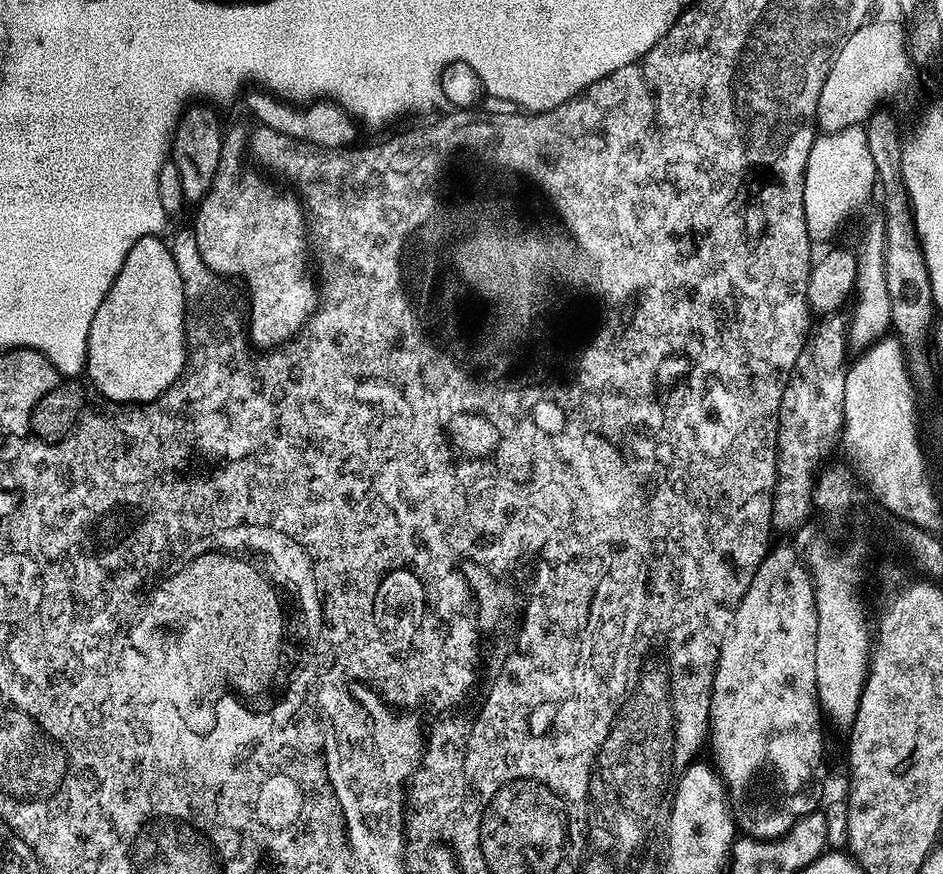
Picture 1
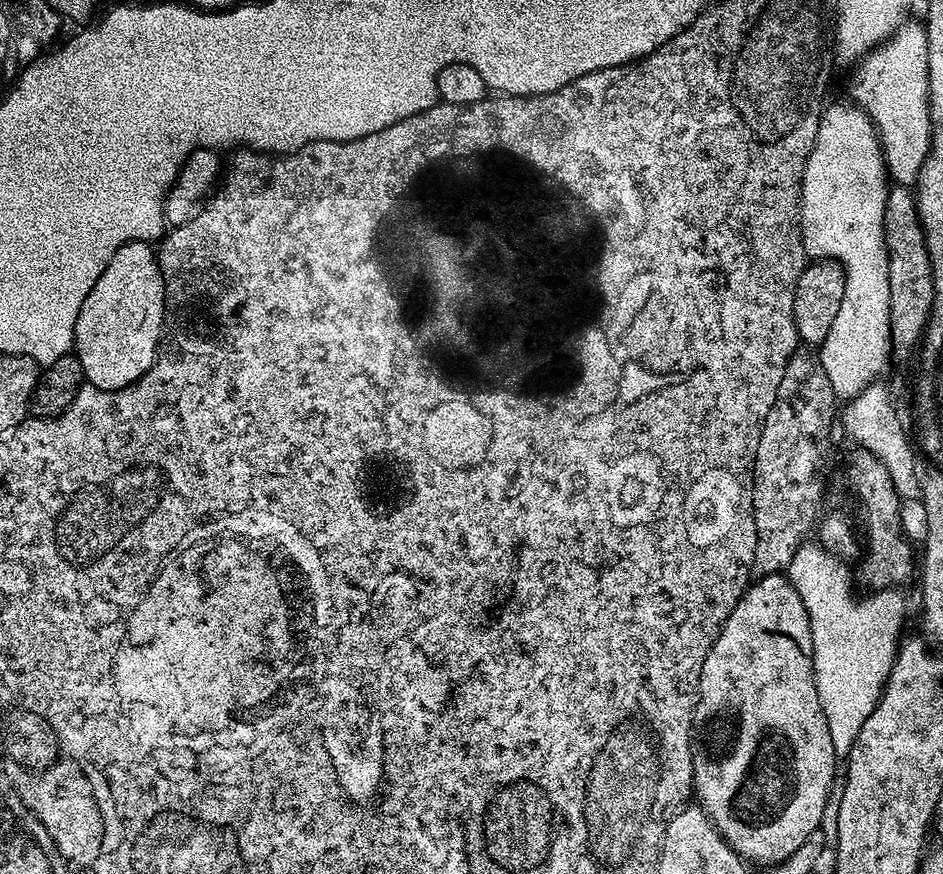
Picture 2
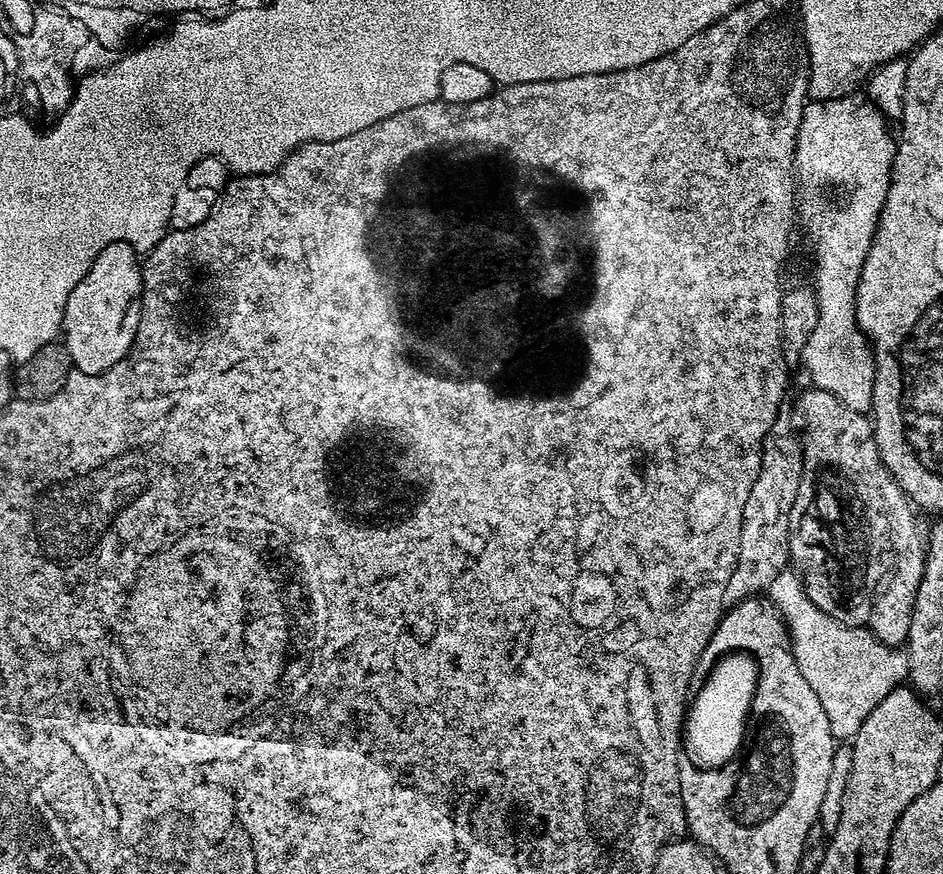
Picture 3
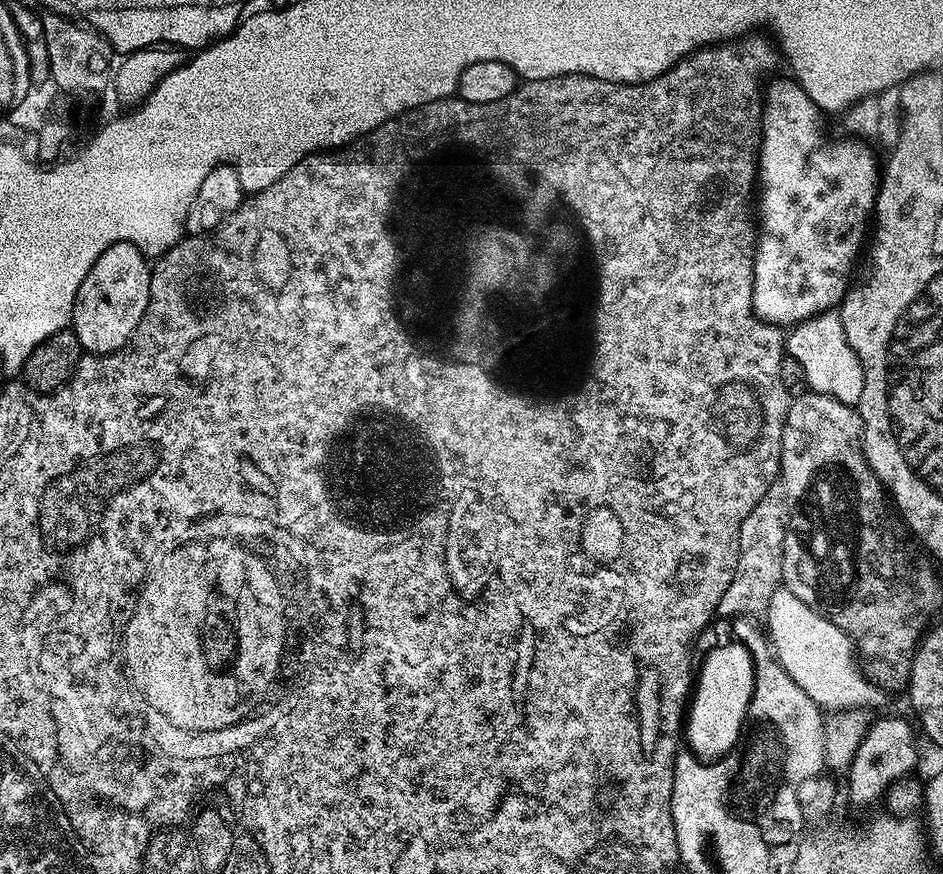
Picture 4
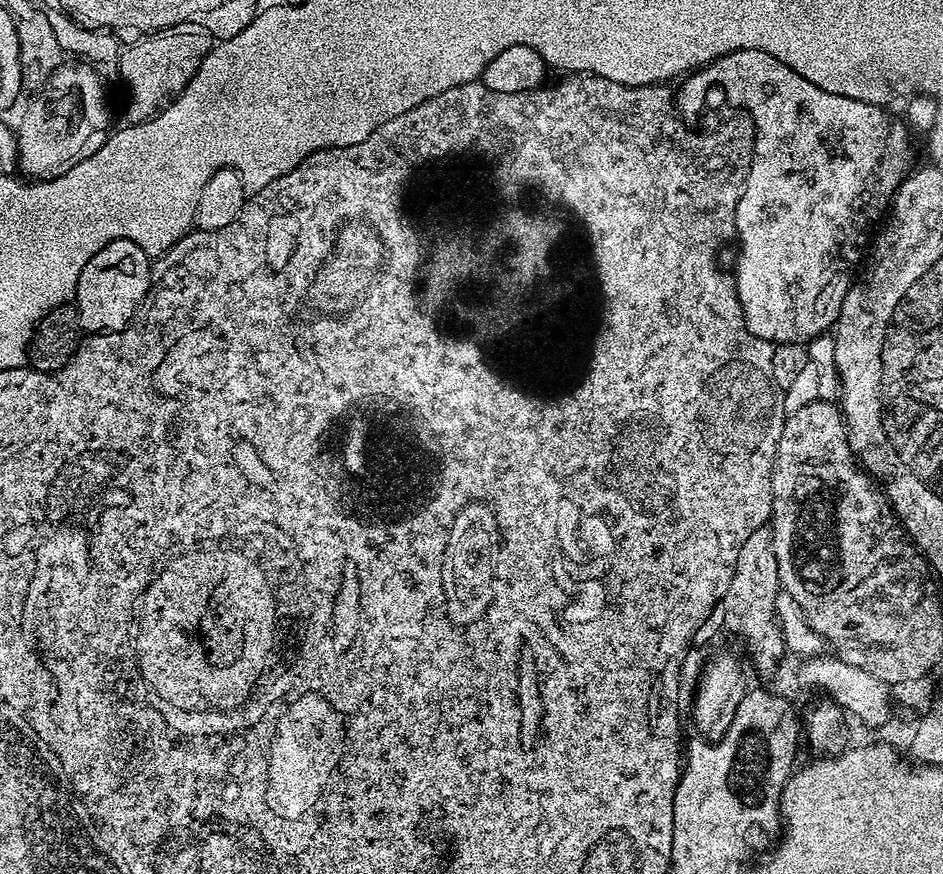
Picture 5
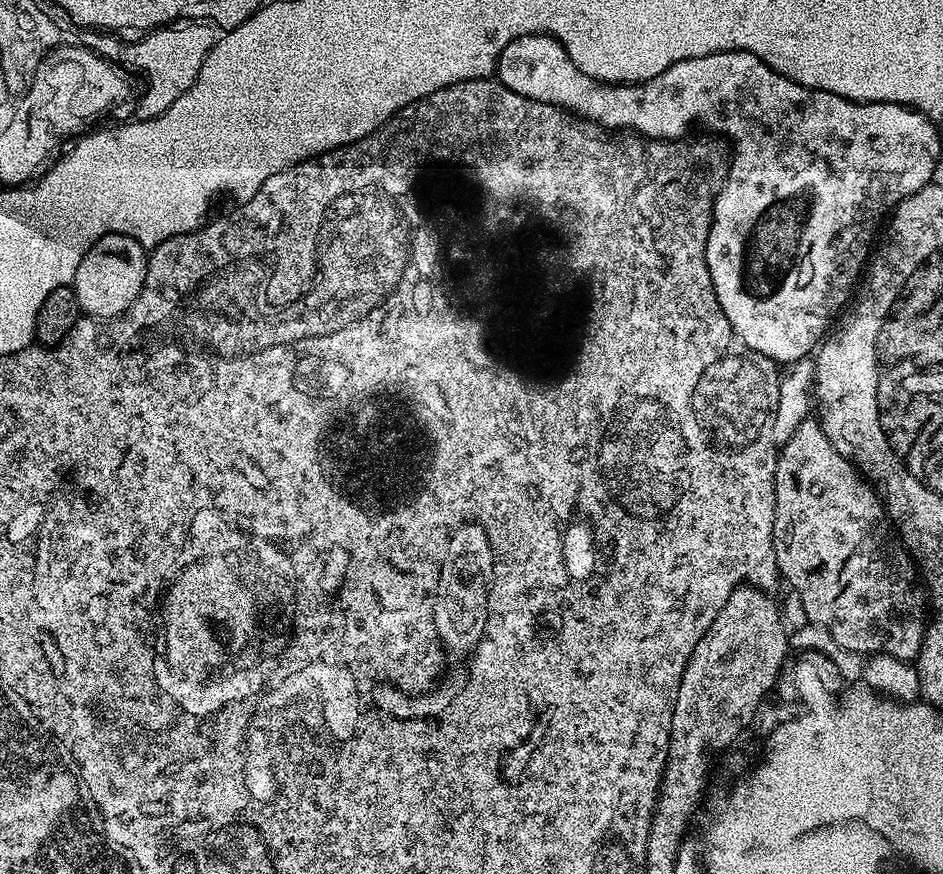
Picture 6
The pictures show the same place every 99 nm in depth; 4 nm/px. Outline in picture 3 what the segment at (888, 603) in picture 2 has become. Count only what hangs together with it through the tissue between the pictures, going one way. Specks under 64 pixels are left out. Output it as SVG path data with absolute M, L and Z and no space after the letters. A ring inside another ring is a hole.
M795 571L780 572L778 578L770 582L766 596L776 605L776 611L784 619L790 637L790 647L798 662L798 668L802 670L802 678L806 678L806 682L810 682L810 690L818 694L818 702L822 702L822 710L826 710L826 718L830 718L833 736L840 742L851 741L862 722L866 722L870 710L874 710L874 706L878 706L878 702L882 702L886 694L890 694L908 680L907 651L884 644L867 628L851 628L839 624L837 620L830 618L830 614L818 610L818 606L810 602L804 589L804 581Z

